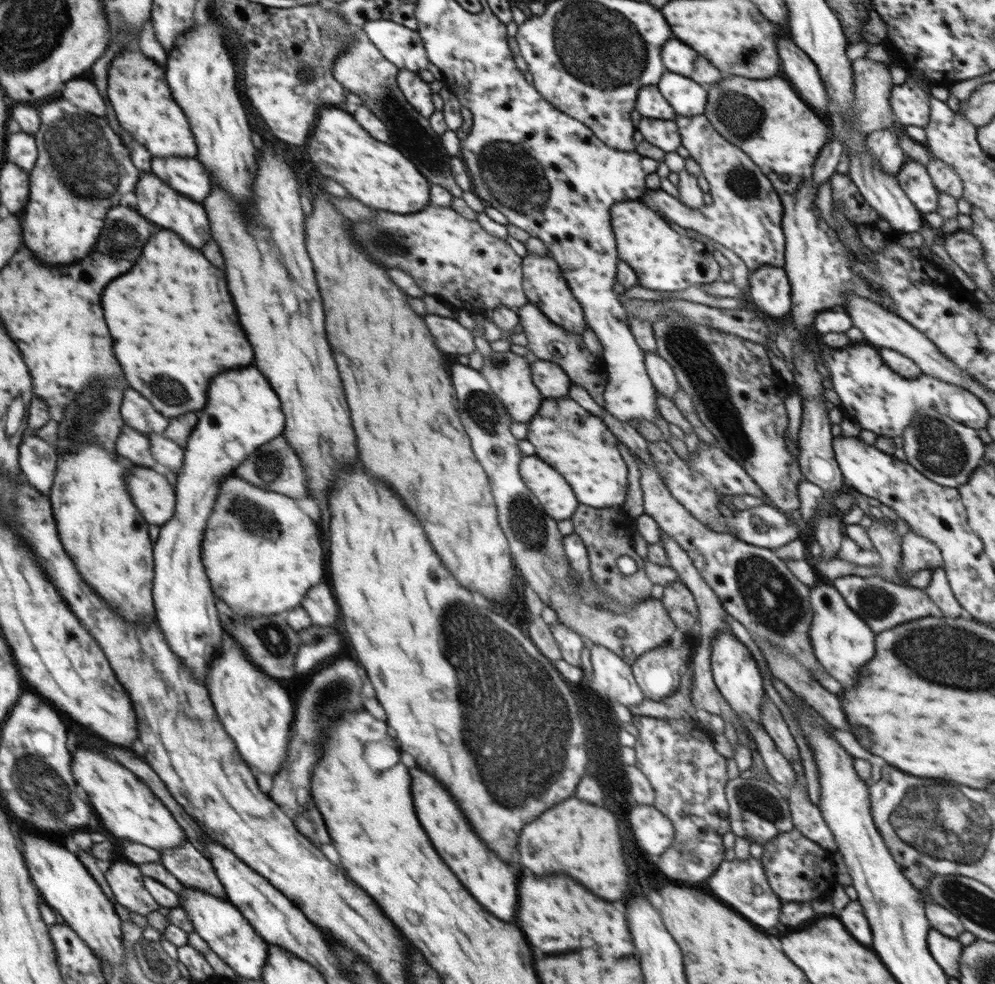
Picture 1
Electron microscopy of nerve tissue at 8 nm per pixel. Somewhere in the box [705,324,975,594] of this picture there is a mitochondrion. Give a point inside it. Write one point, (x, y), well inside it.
(940, 450)

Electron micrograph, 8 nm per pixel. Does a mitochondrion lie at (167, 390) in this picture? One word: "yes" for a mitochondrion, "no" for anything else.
yes

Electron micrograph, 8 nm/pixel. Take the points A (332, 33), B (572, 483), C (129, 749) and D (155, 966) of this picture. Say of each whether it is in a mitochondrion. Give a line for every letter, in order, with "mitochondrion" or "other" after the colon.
A: mitochondrion
B: other
C: other
D: mitochondrion

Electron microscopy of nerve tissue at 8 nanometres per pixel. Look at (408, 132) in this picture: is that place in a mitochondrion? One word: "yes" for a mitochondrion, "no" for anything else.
yes

